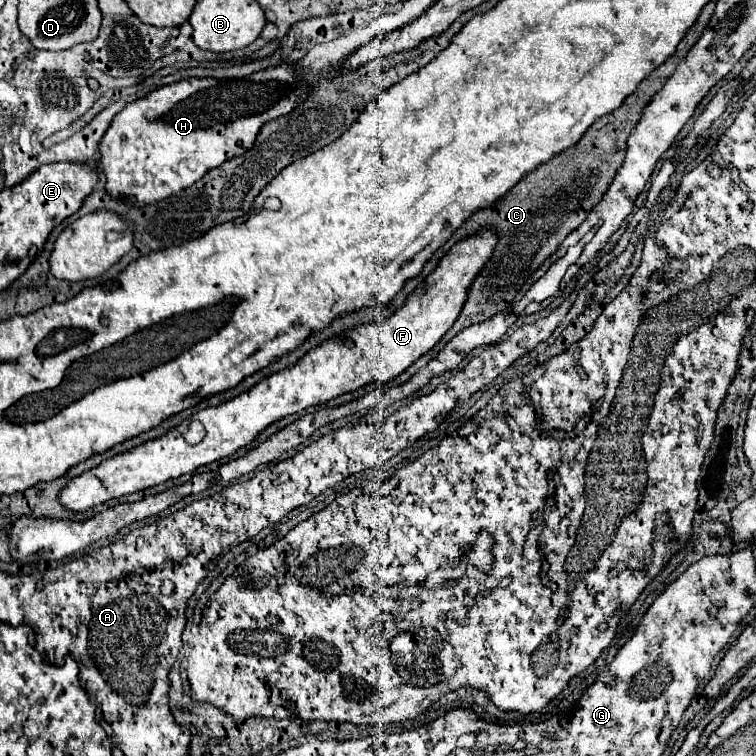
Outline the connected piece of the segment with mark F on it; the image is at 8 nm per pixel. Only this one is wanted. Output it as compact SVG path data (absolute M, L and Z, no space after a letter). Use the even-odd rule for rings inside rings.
M485 229L485 233L459 241L429 275L427 280L434 282L433 285L425 284L417 288L409 295L405 305L399 311L395 311L387 321L367 323L361 329L357 329L359 331L357 345L353 345L353 331L349 331L345 337L325 341L321 347L309 351L297 365L273 373L247 393L241 393L239 397L223 405L195 413L195 419L201 421L207 429L207 435L201 443L197 445L185 443L183 435L187 433L187 425L179 425L171 429L167 435L143 443L127 453L115 455L103 461L99 467L75 477L61 491L59 501L71 511L87 511L113 497L137 493L141 489L181 477L185 473L195 471L201 465L213 463L217 459L235 453L237 449L249 445L265 427L287 415L299 413L313 405L323 405L329 399L357 391L367 383L391 381L393 377L403 373L413 361L425 355L455 323L465 303L469 285L483 269L483 265L489 261L495 243L497 235L491 229Z

